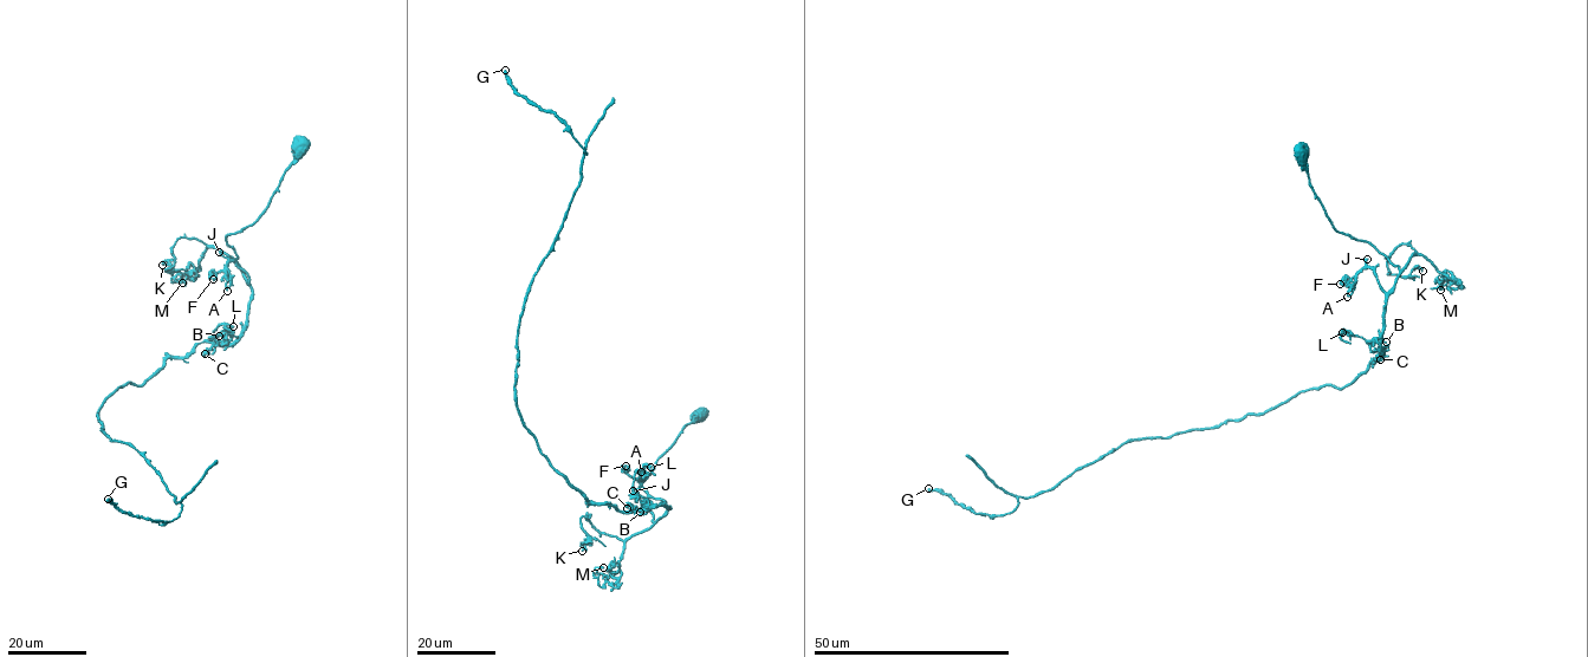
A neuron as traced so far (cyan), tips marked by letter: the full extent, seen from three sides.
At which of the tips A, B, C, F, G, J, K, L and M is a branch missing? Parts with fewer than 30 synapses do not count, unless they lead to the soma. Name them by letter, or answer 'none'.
none

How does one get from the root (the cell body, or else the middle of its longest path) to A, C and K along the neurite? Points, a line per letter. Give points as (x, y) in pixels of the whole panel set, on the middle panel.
A: (699, 415), (686, 424), (637, 490), (639, 499), (655, 522), (666, 507), (641, 486), (645, 473), (641, 472)
C: (699, 415), (686, 424), (637, 490), (654, 521), (668, 509), (661, 505), (636, 509), (628, 502), (627, 508)
K: (699, 415), (637, 490), (654, 522), (620, 540), (583, 516), (581, 526), (590, 535), (582, 551)

